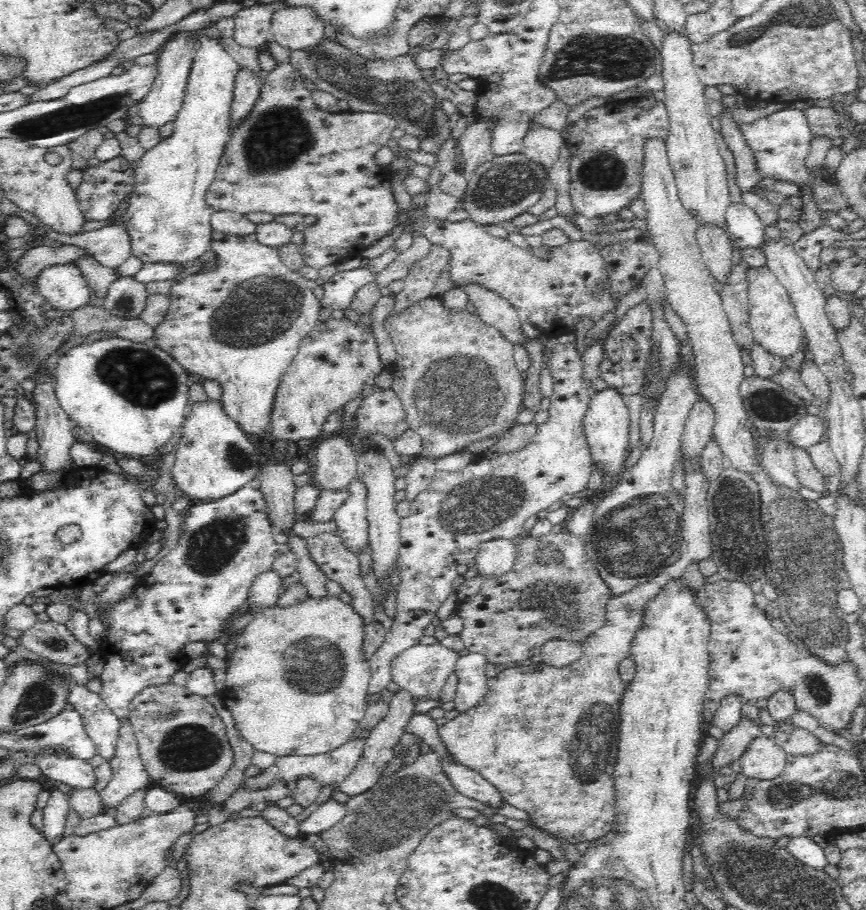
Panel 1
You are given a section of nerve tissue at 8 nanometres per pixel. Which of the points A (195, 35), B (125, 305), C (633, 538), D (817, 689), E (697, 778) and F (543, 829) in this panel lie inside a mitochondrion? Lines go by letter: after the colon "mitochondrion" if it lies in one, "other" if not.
A: other
B: mitochondrion
C: mitochondrion
D: mitochondrion
E: other
F: other

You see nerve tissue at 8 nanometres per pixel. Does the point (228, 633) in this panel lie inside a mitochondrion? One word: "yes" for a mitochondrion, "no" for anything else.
no

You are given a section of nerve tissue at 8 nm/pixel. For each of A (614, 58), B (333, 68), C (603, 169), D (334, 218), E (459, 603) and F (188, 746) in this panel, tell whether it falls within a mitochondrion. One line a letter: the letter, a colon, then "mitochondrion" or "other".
A: mitochondrion
B: mitochondrion
C: mitochondrion
D: other
E: other
F: mitochondrion

